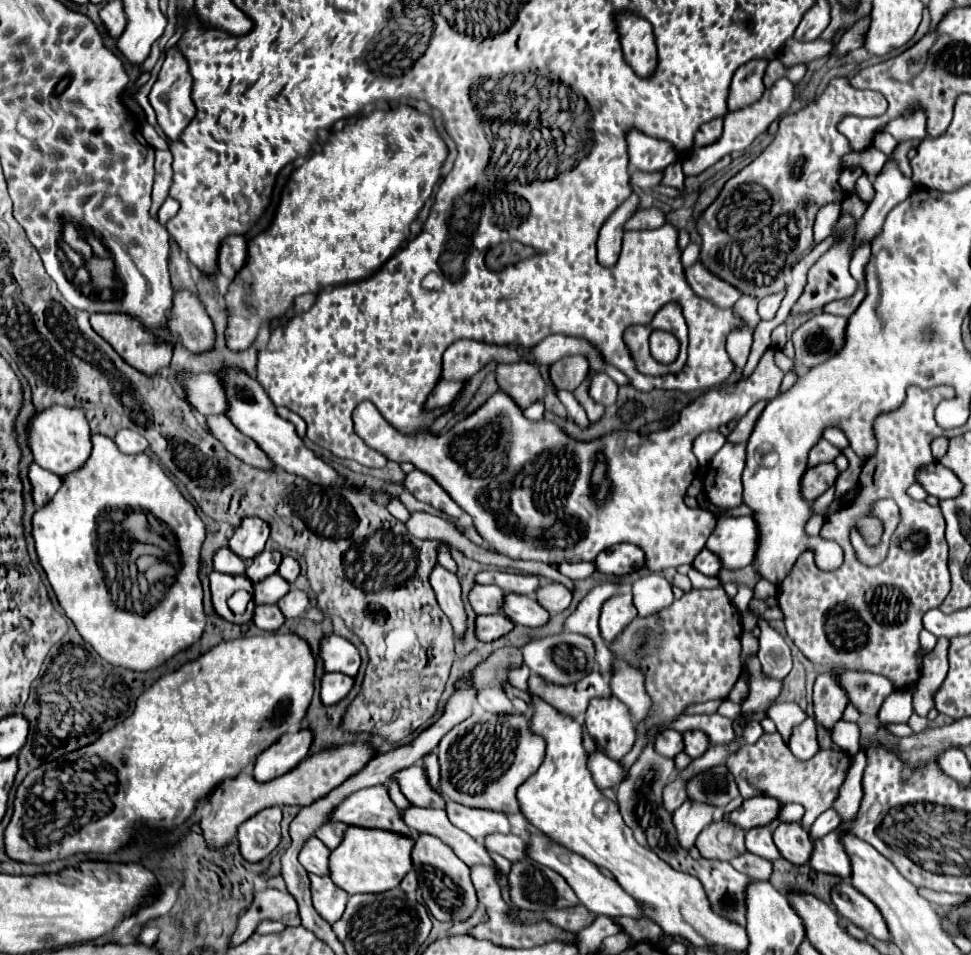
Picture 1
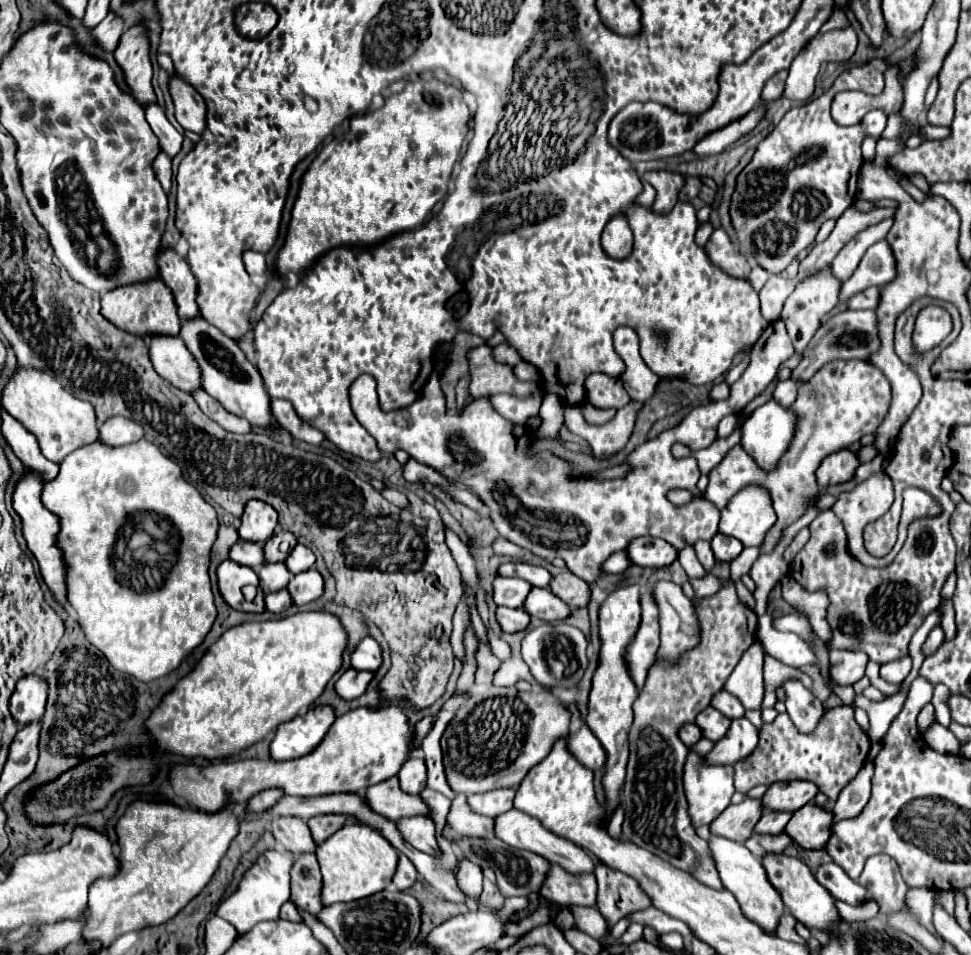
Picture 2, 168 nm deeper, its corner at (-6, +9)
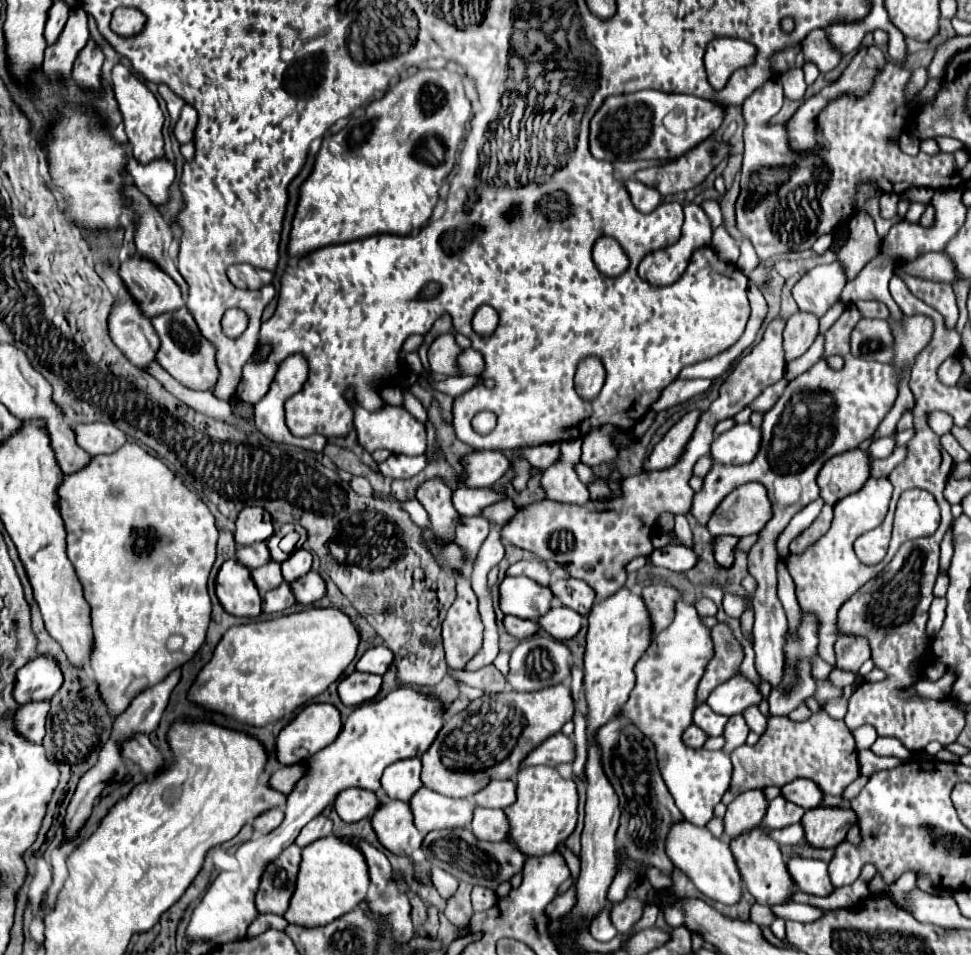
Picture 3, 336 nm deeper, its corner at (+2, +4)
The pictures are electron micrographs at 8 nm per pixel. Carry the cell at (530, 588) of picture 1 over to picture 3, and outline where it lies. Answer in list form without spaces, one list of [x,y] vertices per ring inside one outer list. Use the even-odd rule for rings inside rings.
[[[520,560],[520,562],[512,564],[506,574],[508,576],[528,576],[534,582],[538,582],[540,586],[550,584],[550,572],[538,560]]]

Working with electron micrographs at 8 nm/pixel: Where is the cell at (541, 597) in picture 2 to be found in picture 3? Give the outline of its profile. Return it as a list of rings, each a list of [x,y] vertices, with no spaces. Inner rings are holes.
[[[552,606],[544,616],[540,616],[536,620],[550,636],[558,638],[558,640],[568,640],[572,638],[580,626],[582,626],[582,616],[576,614],[570,608],[564,606]]]

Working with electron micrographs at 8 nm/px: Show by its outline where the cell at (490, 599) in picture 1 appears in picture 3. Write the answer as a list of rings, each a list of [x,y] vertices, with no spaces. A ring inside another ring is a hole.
[[[506,576],[500,584],[500,610],[526,620],[538,620],[552,606],[550,588],[534,584],[526,576]]]

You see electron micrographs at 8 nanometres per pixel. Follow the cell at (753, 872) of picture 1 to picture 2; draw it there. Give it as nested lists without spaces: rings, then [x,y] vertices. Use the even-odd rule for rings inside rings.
[[[754,833],[744,845],[754,853],[758,859],[768,855],[768,853],[782,853],[786,845],[792,843],[792,837],[788,833],[778,833],[778,835],[758,835]]]

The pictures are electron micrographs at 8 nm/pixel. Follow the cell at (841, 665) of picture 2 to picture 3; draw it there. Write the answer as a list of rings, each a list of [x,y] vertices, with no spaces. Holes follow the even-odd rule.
[[[854,636],[838,638],[834,650],[836,650],[836,668],[854,674],[870,658],[870,648],[866,646],[864,638],[854,638]]]

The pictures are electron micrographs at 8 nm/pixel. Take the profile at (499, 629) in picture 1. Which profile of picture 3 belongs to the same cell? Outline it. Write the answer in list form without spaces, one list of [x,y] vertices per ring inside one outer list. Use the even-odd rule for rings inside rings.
[[[504,616],[504,628],[510,636],[522,640],[528,638],[530,634],[534,634],[538,630],[538,624],[534,620],[522,620],[522,618],[514,618],[514,616]]]

